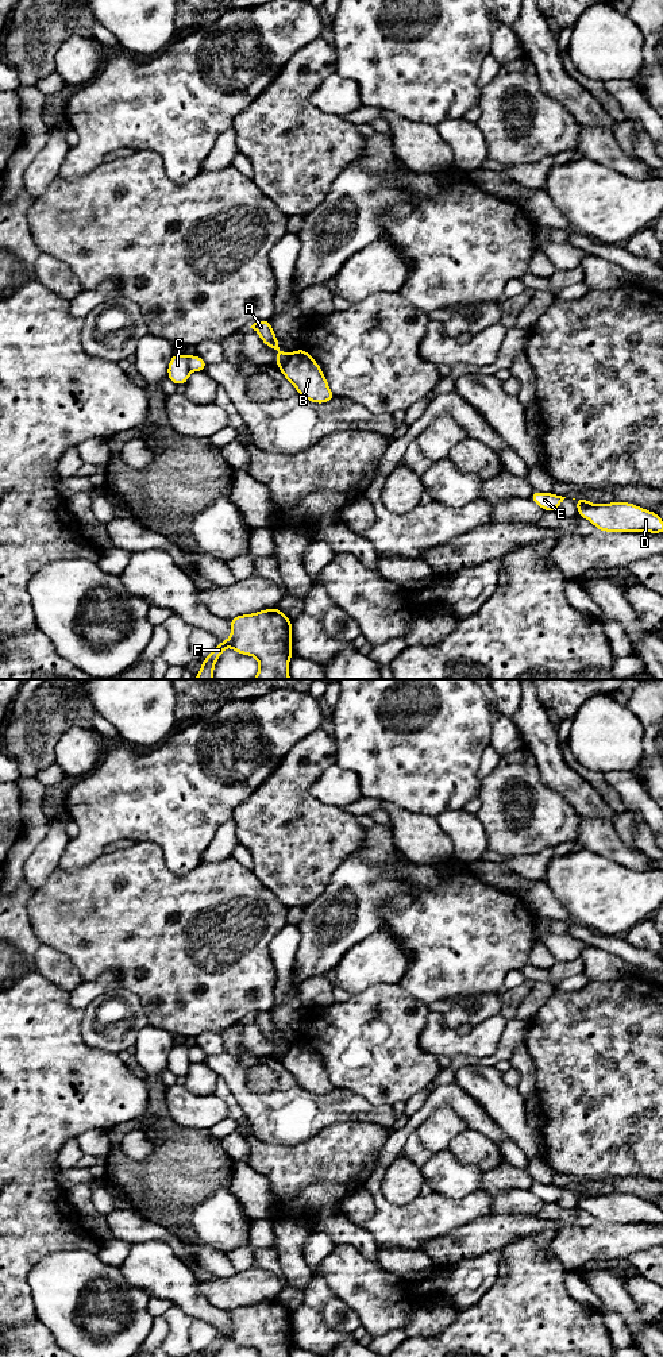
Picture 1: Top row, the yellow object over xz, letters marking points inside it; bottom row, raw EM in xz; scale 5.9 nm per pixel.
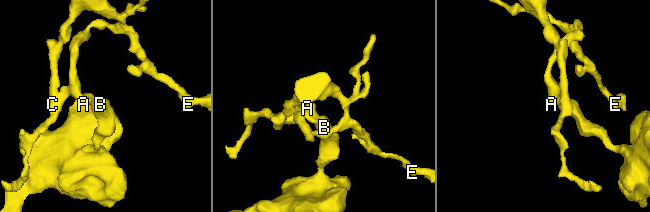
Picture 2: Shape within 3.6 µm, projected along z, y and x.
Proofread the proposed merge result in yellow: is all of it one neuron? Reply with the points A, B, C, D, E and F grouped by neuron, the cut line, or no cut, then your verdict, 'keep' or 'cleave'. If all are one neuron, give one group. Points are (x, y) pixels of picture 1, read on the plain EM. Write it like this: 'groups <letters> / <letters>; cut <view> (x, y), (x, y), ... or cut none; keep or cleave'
groups A C D E / B F; cut xz (290, 1045), (280, 1059); cleave

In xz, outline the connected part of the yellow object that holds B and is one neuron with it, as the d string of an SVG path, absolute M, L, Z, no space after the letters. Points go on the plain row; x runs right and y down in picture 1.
M304 1040L290 1045L281 1064L311 1094L325 1095L335 1090L321 1059Z

